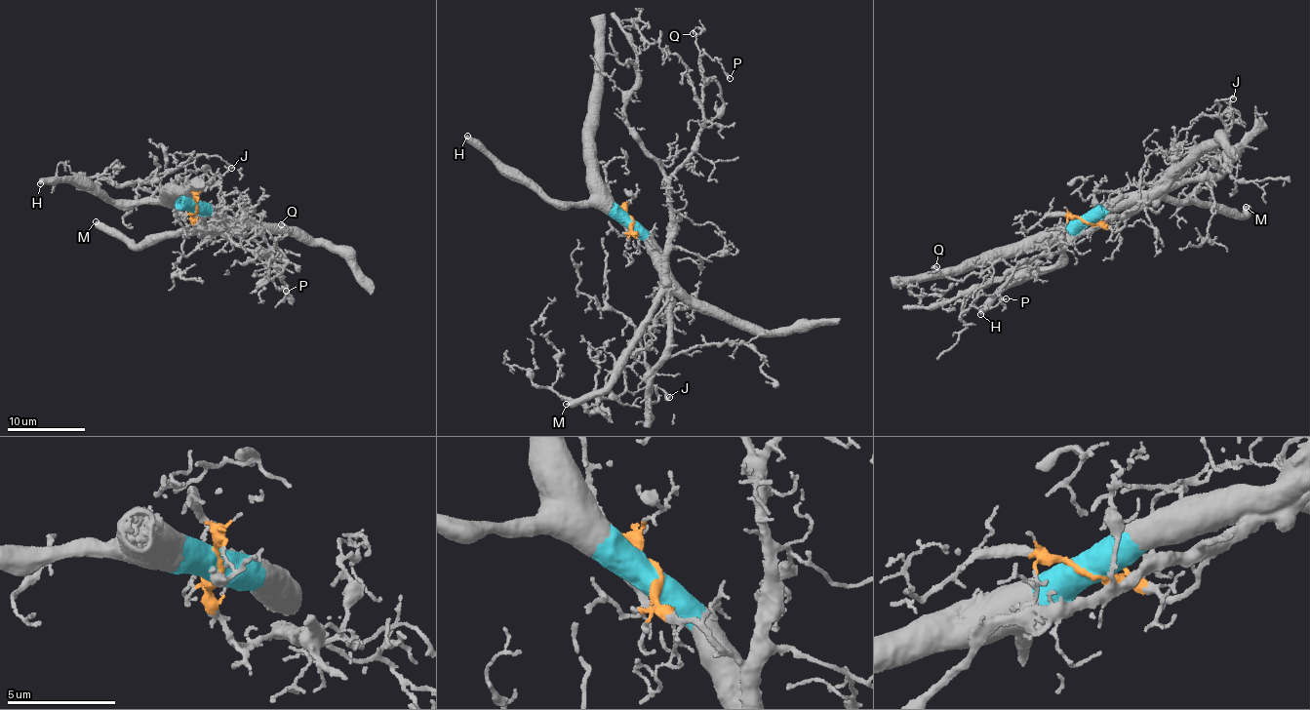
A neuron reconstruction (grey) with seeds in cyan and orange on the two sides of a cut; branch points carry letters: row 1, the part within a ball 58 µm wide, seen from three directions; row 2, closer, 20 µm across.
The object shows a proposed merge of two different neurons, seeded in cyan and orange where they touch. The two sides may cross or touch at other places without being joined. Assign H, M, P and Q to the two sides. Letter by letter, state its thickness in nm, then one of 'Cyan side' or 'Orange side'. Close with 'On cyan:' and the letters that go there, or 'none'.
H: Thickness 480 nm. Cyan side
M: Thickness 460 nm. Cyan side
P: Thickness 180 nm. Orange side
Q: Thickness 120 nm. Orange side
On cyan: H, M

